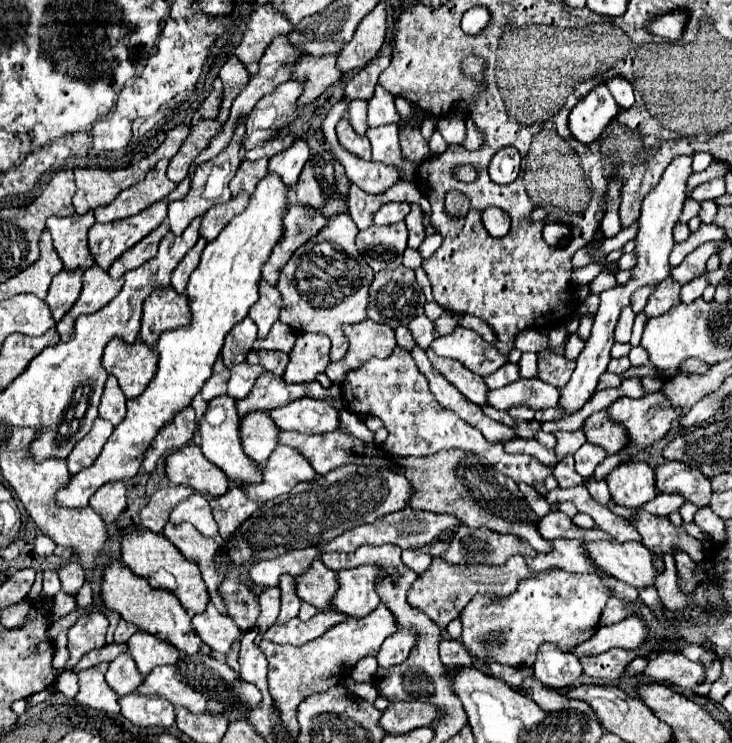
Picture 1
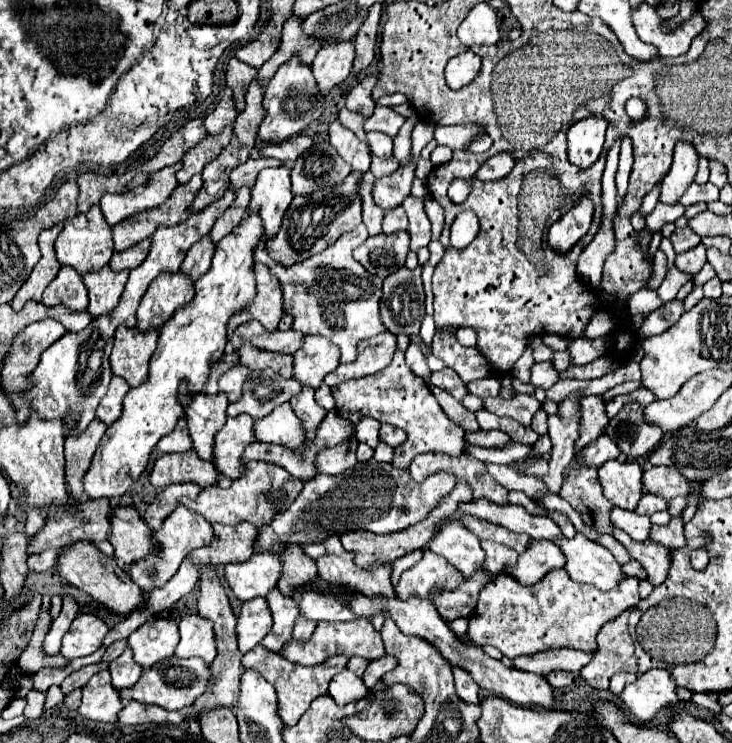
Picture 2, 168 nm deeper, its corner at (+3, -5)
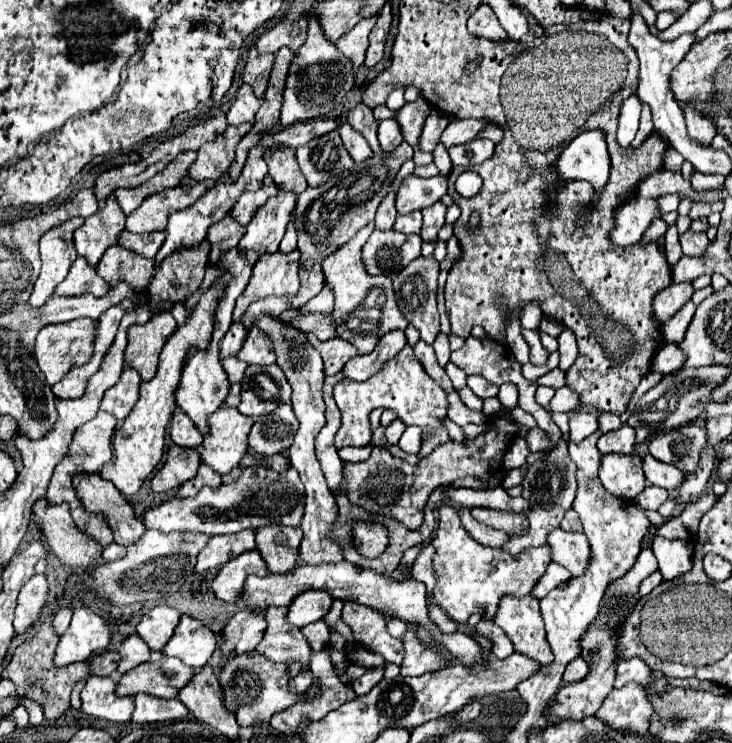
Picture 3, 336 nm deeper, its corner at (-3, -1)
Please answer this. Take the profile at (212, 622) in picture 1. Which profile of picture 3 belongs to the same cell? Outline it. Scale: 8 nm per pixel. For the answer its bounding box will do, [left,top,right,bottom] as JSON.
[163,615,217,669]

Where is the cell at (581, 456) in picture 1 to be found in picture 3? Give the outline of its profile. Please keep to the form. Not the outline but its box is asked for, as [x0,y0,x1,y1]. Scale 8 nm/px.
[597,425,635,455]

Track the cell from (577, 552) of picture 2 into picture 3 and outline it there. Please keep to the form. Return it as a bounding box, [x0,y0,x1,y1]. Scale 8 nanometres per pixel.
[547,529,591,577]

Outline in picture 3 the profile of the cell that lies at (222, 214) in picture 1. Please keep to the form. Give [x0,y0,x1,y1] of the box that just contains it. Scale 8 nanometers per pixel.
[229,177,275,227]

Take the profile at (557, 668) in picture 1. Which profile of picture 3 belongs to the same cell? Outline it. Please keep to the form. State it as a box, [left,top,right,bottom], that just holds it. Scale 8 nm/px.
[563,657,589,685]

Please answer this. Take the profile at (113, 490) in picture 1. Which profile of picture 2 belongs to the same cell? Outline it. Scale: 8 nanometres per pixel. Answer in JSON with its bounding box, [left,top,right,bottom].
[27,499,111,555]

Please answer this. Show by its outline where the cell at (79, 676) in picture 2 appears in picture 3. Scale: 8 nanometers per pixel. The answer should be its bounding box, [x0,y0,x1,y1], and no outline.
[1,613,91,719]

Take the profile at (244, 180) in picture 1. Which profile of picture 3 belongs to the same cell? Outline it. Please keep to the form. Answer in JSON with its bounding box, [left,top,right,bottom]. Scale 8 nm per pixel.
[263,147,307,195]

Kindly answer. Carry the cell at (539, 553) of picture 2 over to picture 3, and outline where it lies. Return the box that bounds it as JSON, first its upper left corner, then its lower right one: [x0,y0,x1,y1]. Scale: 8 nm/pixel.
[431,505,551,625]

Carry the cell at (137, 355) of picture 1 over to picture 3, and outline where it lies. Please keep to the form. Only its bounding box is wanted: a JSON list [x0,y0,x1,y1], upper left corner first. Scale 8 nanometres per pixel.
[123,311,177,381]

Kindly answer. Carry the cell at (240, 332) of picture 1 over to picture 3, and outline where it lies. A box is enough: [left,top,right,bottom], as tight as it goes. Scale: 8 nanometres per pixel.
[277,311,335,341]

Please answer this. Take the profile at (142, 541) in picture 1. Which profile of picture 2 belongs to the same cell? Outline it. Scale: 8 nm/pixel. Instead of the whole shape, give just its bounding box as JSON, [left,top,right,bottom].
[109,507,153,567]

